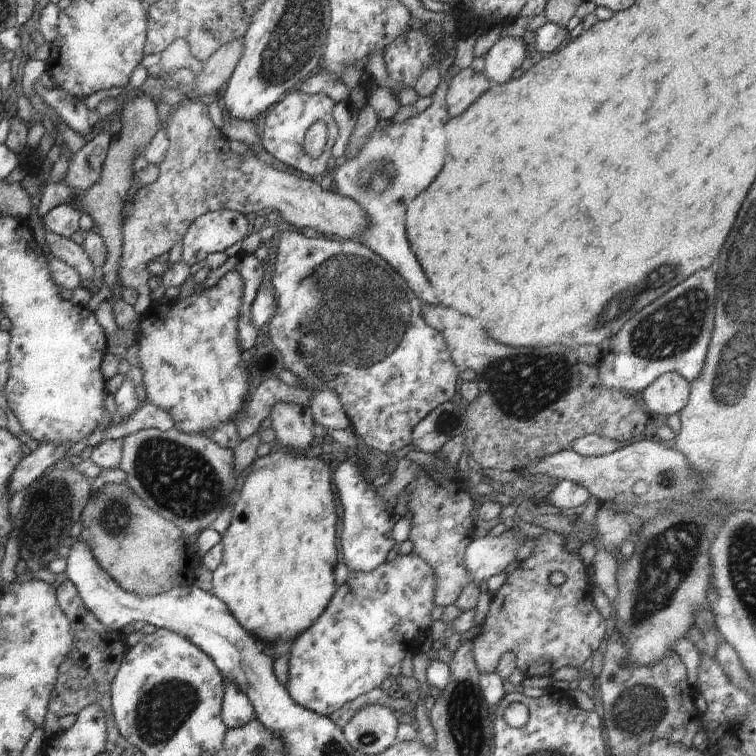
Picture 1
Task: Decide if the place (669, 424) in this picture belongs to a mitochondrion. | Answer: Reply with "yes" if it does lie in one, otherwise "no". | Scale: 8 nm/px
no

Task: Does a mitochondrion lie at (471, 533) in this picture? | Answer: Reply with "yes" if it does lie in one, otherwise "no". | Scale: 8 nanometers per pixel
no

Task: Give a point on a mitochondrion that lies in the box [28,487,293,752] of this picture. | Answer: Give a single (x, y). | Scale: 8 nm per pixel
(160, 713)

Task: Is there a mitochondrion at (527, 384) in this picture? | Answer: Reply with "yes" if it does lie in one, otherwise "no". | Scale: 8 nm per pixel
yes

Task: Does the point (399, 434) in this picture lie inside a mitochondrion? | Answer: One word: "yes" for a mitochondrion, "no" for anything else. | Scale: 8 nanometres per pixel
no

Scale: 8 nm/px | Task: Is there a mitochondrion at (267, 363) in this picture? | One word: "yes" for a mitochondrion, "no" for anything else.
no

